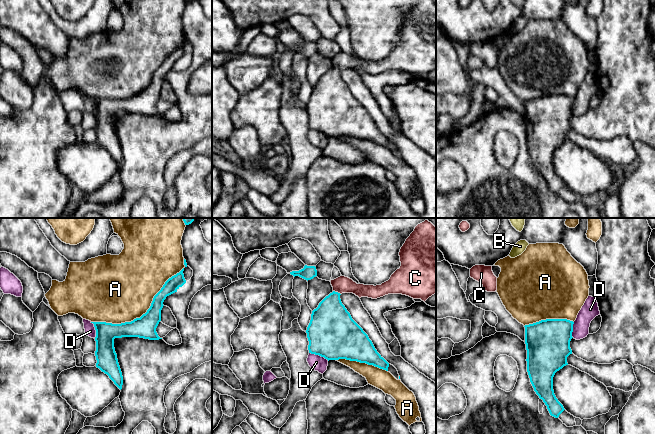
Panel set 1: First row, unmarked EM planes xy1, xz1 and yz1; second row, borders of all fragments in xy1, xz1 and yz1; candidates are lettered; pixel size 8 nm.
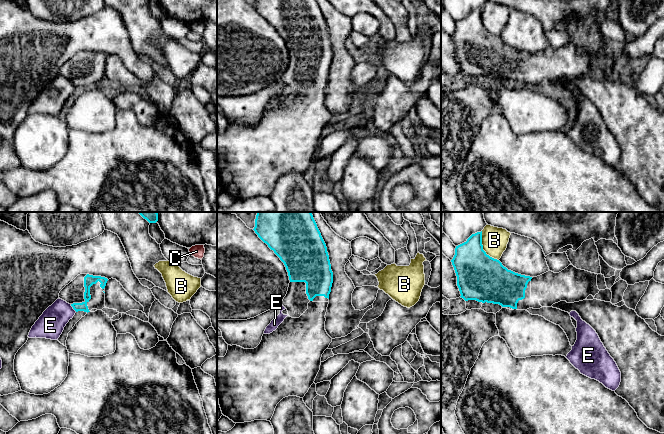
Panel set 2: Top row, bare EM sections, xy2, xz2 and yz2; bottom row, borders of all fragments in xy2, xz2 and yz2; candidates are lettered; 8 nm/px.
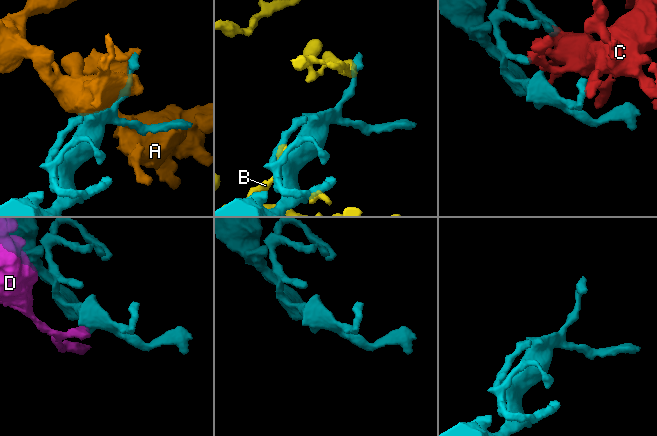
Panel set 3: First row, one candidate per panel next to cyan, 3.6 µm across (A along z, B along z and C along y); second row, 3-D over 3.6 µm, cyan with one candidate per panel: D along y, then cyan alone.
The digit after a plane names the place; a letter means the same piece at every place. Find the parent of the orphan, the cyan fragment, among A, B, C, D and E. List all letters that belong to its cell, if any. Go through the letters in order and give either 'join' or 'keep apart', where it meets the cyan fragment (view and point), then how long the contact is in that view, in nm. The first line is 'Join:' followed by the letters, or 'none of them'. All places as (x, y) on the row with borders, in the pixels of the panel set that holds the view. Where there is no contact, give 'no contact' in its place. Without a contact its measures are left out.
Join: none of them
A: keep apart; contact xy1 (147, 311); length 900 nm
B: keep apart; contact yz2 (482, 248); length 280 nm
C: keep apart; contact xz1 (337, 292); length 70 nm
D: keep apart; contact xz1 (319, 355); length 170 nm
E: keep apart; contact xy2 (73, 308); length 80 nm

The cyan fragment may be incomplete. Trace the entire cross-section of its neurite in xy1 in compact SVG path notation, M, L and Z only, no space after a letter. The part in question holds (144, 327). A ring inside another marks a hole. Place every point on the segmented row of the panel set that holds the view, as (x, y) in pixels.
M184 268L165 282L161 290L154 296L150 308L140 318L121 324L91 322L96 330L96 367L107 374L120 390L123 385L123 376L114 348L114 339L122 337L162 339L158 336L156 328L161 321L163 302L167 296L177 292L186 283L183 271Z

